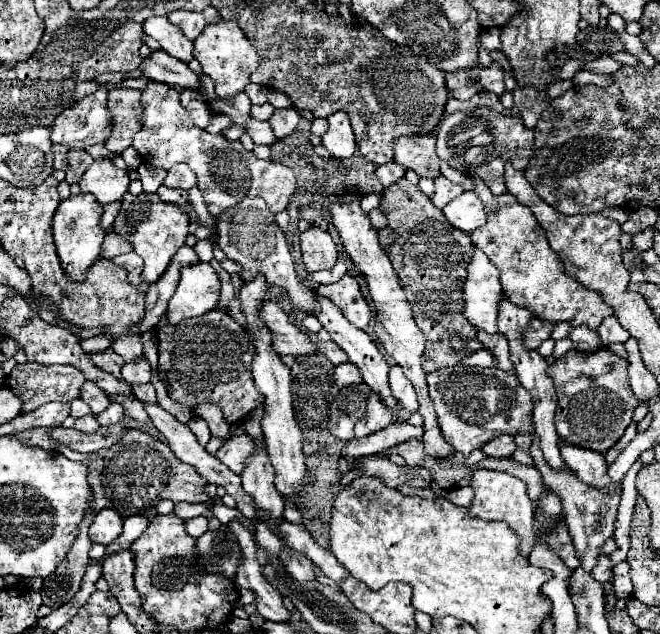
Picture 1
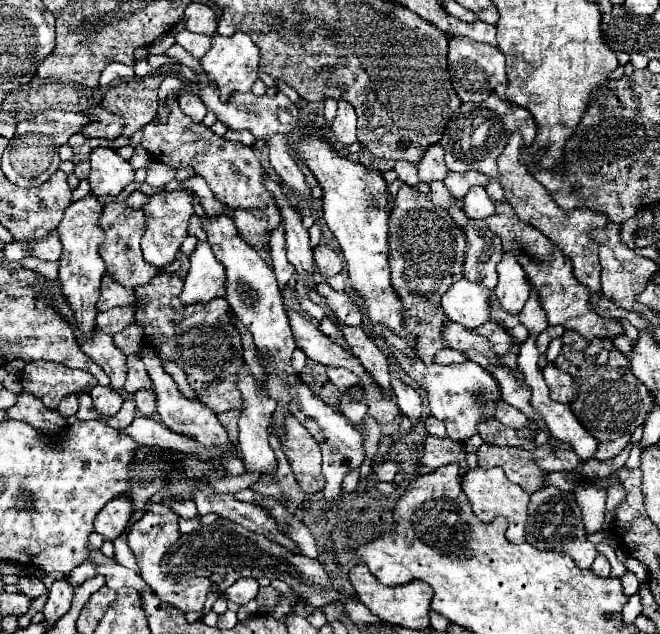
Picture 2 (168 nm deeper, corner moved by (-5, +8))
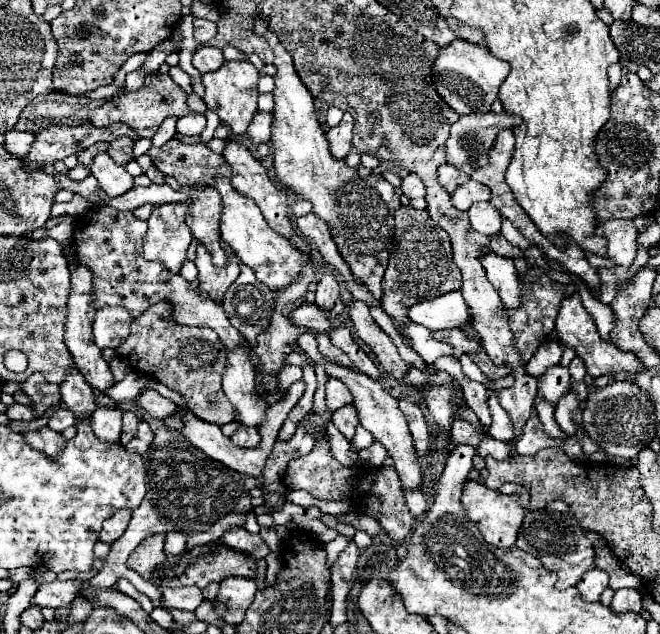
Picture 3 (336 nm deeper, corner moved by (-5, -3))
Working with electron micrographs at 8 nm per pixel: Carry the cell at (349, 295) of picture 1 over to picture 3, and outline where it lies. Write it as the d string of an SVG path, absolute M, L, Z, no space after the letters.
M302 303L300 307L296 307L296 309L290 313L290 319L294 321L294 325L306 327L306 329L314 329L314 331L318 331L318 333L328 333L328 331L332 331L332 325L330 325L330 319L328 319L326 311L322 311L322 309L316 307L316 305Z

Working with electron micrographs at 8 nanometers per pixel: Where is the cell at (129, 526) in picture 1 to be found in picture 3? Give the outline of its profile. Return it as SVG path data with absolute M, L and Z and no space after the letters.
M50 581L50 583L42 583L36 591L36 595L32 597L32 603L36 601L38 607L68 607L72 603L72 599L76 597L78 591L78 583L80 581Z

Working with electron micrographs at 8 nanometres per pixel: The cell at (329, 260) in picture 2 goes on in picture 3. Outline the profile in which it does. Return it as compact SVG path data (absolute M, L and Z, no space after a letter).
M324 275L318 283L316 289L316 305L324 311L330 311L334 307L334 303L340 299L340 285L336 281L334 275Z

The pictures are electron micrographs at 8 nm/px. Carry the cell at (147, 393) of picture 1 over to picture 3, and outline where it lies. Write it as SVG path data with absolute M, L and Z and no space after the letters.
M140 421L140 427L138 427L136 437L126 445L126 449L128 449L130 453L146 453L148 447L150 447L152 437L154 437L154 433L152 433L150 425L148 425L146 421Z

